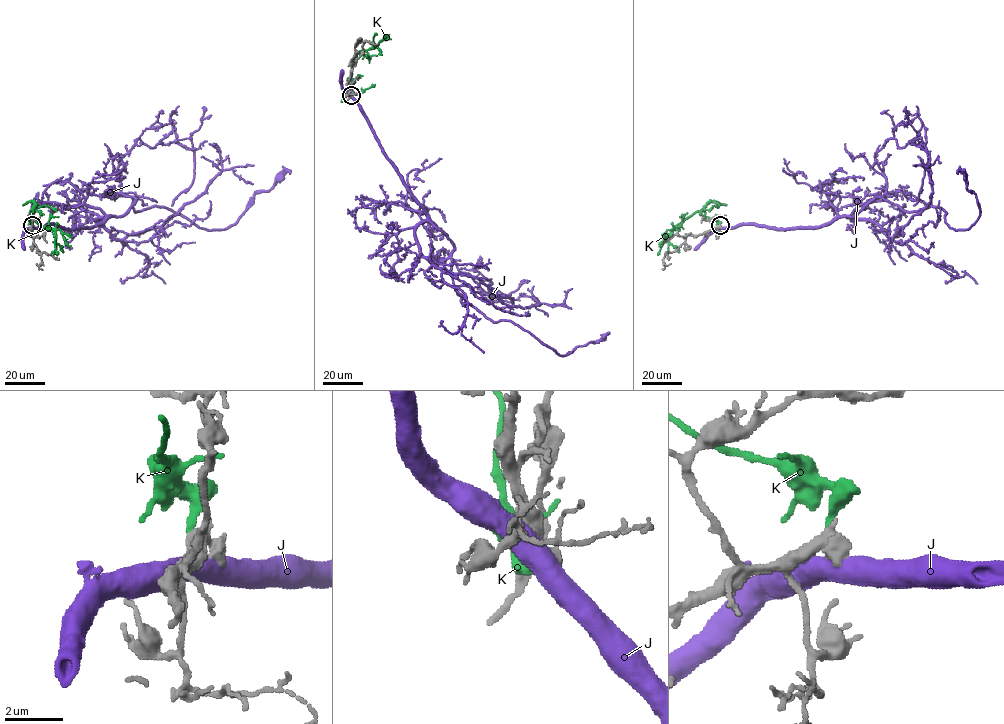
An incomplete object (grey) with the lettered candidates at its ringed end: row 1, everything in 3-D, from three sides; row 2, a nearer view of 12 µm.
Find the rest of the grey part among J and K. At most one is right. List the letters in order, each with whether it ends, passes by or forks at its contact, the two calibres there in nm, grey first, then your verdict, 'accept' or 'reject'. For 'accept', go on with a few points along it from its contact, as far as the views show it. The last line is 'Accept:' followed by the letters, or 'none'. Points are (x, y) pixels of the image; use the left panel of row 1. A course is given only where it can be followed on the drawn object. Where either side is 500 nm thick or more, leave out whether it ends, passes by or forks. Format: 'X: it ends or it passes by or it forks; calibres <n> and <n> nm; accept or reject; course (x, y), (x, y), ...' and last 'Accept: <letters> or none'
J: calibres 550 and 550 nm; reject
K: it ends; calibres 440 and 280 nm; reject
Accept: none

